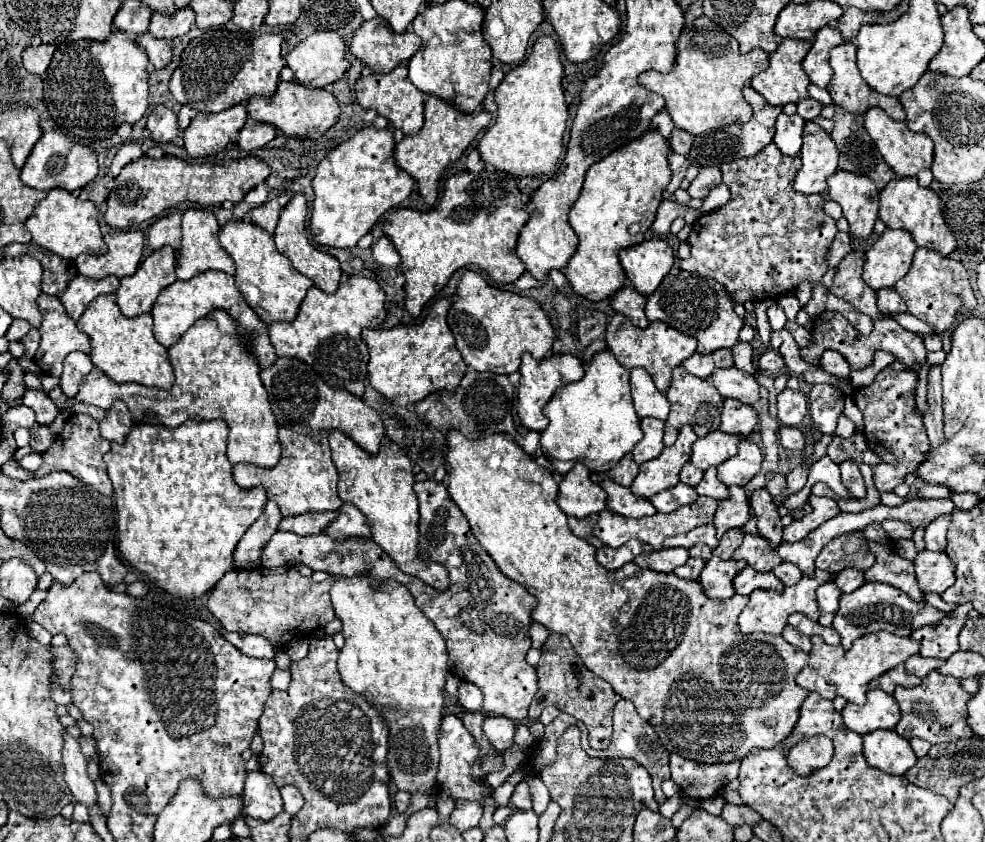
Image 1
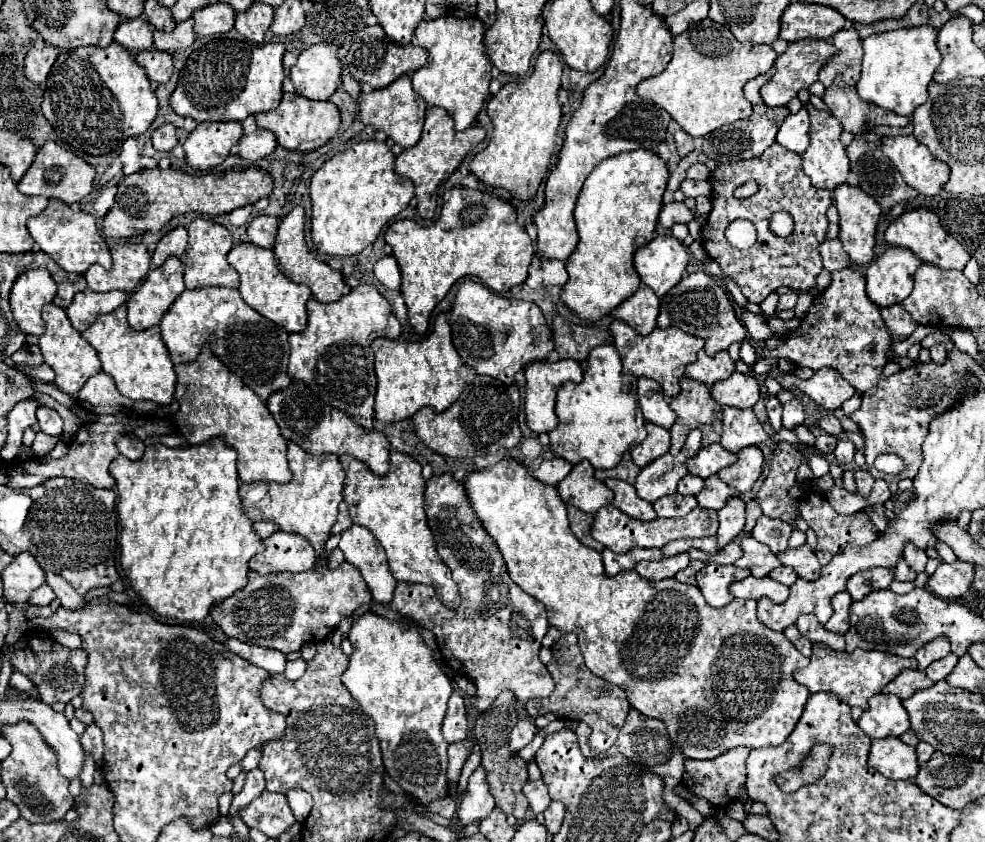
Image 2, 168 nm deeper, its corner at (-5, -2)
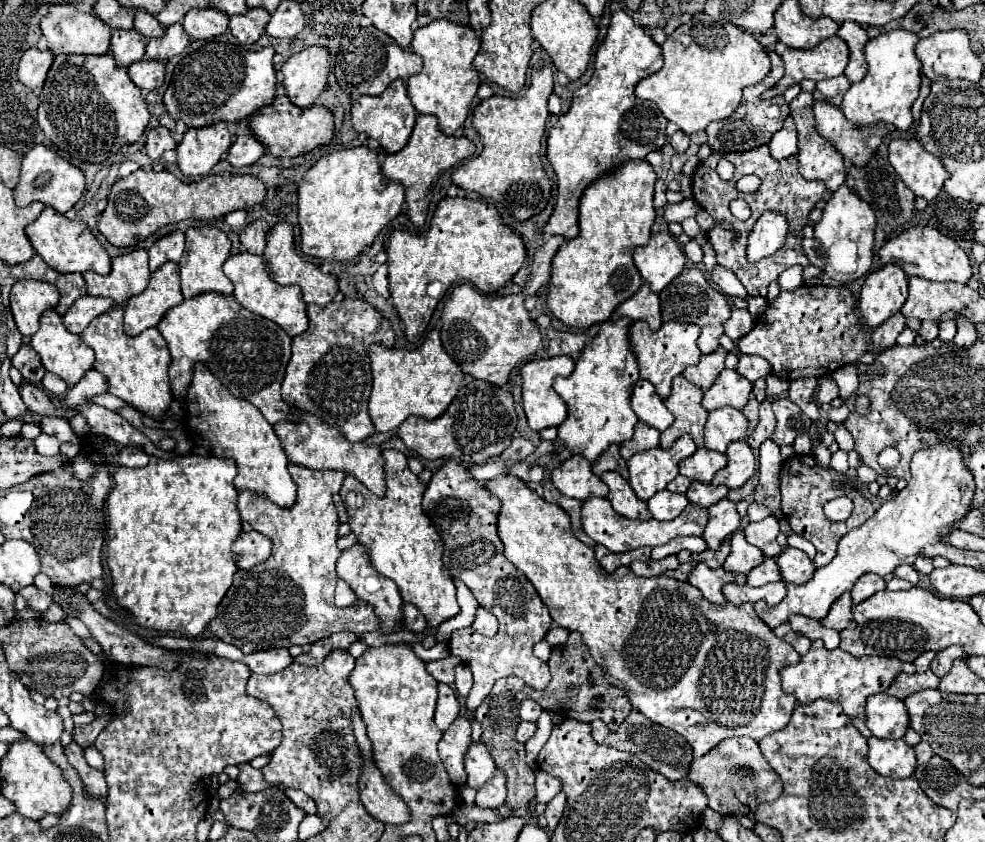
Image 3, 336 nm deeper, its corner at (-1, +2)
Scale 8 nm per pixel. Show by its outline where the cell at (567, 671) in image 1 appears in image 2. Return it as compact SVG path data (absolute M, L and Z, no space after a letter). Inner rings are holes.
M574 632L564 634L554 646L552 646L552 662L548 664L548 672L552 674L556 682L556 690L548 698L536 698L526 702L526 712L536 718L542 714L554 714L560 720L578 720L586 722L592 728L592 742L590 746L596 752L606 752L614 742L616 736L626 720L626 714L630 712L630 704L626 700L626 692L620 686L614 686L596 674L592 674L582 658L582 652L578 648L578 636Z

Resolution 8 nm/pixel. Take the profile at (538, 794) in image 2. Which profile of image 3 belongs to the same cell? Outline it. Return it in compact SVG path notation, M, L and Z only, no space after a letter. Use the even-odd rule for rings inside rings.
M536 772L536 802L538 804L548 804L550 798L554 798L560 792L560 782L558 778L552 778L546 772Z

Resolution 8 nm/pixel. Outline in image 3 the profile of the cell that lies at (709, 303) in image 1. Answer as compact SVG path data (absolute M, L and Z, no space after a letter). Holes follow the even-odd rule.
M688 268L682 270L678 278L674 278L662 292L660 292L660 302L662 302L662 322L682 322L682 324L696 324L700 326L700 352L710 354L718 348L718 340L724 334L724 322L730 318L728 302L724 294L714 290L706 278L706 274L700 268Z

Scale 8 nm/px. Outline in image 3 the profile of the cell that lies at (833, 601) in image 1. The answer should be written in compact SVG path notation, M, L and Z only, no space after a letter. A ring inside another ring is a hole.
M850 592L842 594L832 606L828 616L822 620L822 626L832 628L832 630L846 630L846 628L854 628L854 616L852 616L852 598Z

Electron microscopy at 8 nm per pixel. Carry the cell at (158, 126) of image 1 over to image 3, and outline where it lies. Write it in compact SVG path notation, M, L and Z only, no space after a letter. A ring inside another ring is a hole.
M158 126L158 128L152 128L146 136L146 154L152 158L152 160L158 160L166 150L172 150L176 148L176 142L172 140L172 134L168 128L164 126Z

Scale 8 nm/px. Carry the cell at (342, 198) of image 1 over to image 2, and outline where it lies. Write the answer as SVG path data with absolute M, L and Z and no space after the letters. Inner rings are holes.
M368 140L352 144L344 152L326 160L316 170L310 182L310 200L312 200L312 242L318 254L328 256L360 254L366 246L370 246L376 240L380 230L408 206L408 202L414 198L414 184L408 178L398 176L394 172L394 160L396 158L386 142Z

